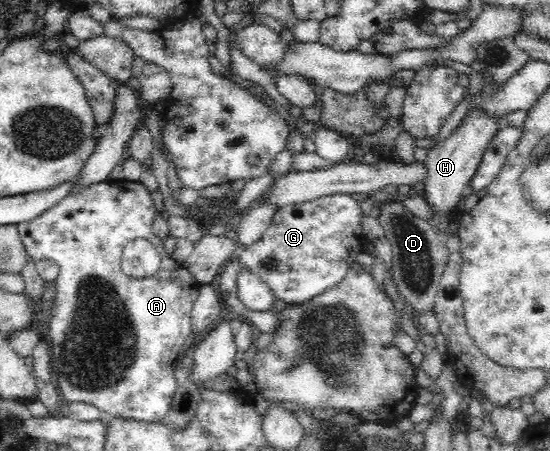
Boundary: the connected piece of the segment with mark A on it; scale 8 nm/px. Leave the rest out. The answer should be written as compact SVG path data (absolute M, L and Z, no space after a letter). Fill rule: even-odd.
M116 175L110 181L96 183L78 192L73 192L65 199L62 199L61 202L56 203L51 209L44 211L39 217L28 222L17 224L18 232L20 233L20 238L22 239L27 255L31 256L35 262L44 259L54 261L59 268L55 283L57 295L55 295L54 299L54 305L57 305L57 307L53 306L53 315L51 315L49 323L49 330L51 332L50 367L51 372L55 373L56 383L59 385L61 393L63 393L63 399L65 399L68 404L75 403L75 401L83 401L83 403L95 405L95 407L108 418L131 419L145 423L161 422L165 415L167 415L167 411L171 408L173 395L175 395L175 391L177 391L177 380L175 380L173 363L175 363L177 357L179 357L179 351L181 351L181 348L185 345L185 339L192 333L191 314L193 304L197 299L197 293L199 293L199 287L201 286L184 265L181 266L176 261L173 261L173 258L165 252L162 239L156 236L155 232L152 230L152 221L154 215L157 213L155 204L153 204L153 200L151 199L152 192L153 191L149 191L139 181L123 180ZM139 239L149 241L161 258L160 271L155 272L155 275L145 278L133 278L125 275L122 272L122 265L120 264L123 246L127 242Z

